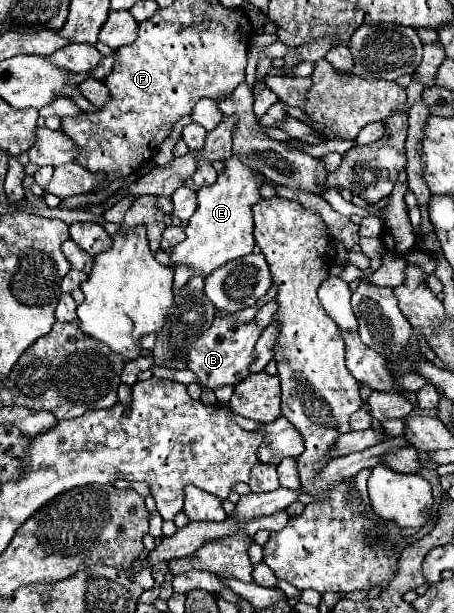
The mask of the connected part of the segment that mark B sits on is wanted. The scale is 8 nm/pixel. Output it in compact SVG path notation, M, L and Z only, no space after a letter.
M216 312L212 326L188 350L188 368L198 376L198 384L212 390L222 384L238 384L248 374L248 366L256 358L254 344L260 332L262 330L256 322L238 324L228 312Z

